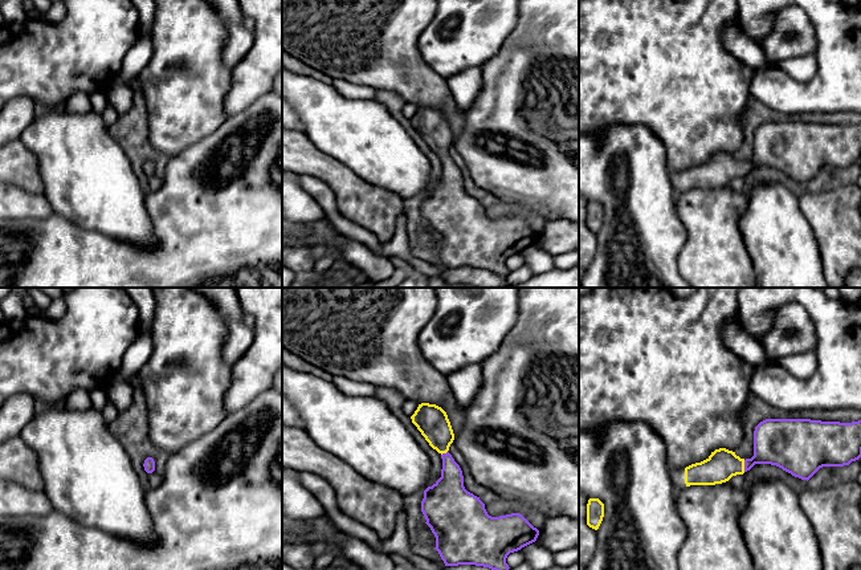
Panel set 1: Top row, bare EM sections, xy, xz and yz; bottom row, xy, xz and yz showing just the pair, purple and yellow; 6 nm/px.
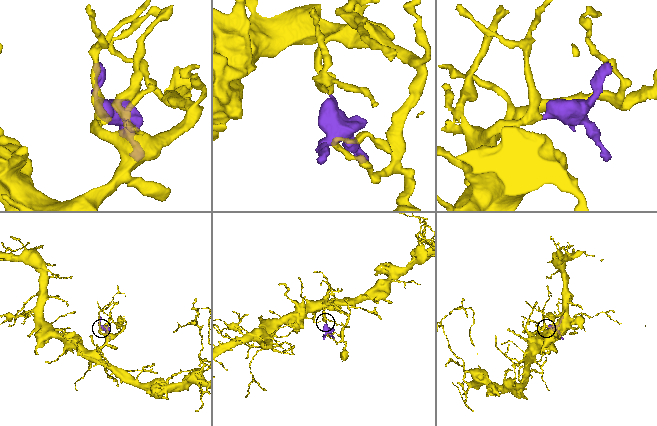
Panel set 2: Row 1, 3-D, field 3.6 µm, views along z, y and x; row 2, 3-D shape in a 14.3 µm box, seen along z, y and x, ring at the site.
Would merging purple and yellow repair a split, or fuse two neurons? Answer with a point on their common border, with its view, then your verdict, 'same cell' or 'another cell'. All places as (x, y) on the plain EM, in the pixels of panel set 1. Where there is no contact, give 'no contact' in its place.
contact yz (745, 169); same cell

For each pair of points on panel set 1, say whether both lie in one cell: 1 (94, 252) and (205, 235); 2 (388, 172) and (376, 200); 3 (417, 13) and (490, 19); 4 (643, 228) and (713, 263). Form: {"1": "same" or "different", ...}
{"1": "same", "2": "different", "3": "different", "4": "different"}

